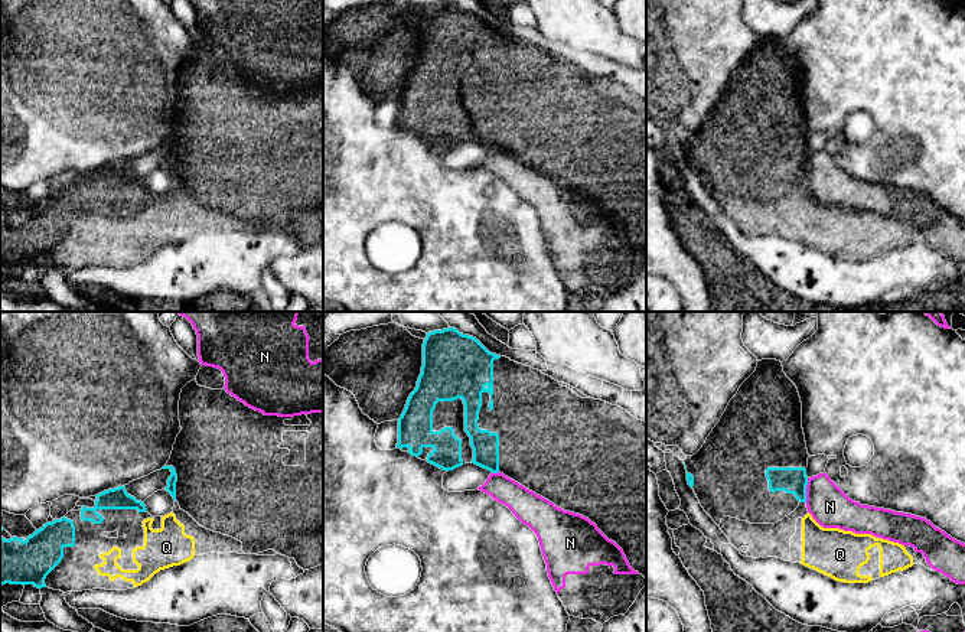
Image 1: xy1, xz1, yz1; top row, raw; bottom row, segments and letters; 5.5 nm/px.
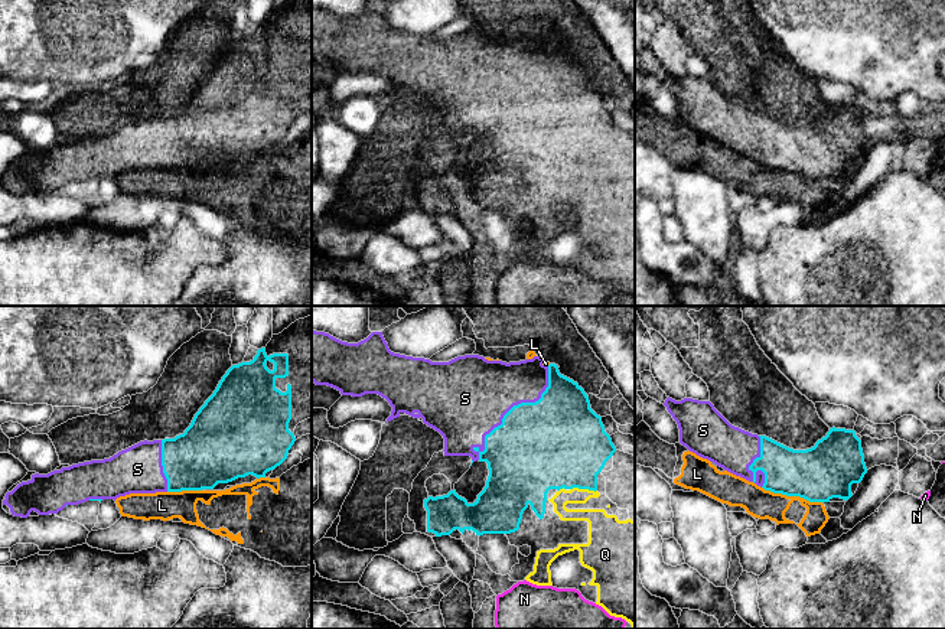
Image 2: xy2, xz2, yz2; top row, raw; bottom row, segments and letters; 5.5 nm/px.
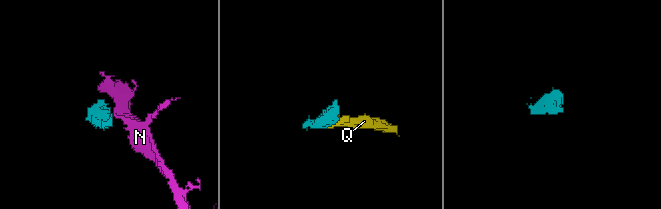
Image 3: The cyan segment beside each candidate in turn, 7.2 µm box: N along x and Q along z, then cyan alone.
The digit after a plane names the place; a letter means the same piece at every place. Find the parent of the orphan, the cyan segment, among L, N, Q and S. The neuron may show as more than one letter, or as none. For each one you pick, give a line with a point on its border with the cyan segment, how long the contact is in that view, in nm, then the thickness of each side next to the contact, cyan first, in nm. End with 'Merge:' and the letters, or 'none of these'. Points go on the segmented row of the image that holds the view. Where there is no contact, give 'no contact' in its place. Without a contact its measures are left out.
Q: xz2 (583, 488) | 150 nm | 460/160 nm
S: xz2 (514, 406) | 650 nm | 460/440 nm
Merge: Q, S

